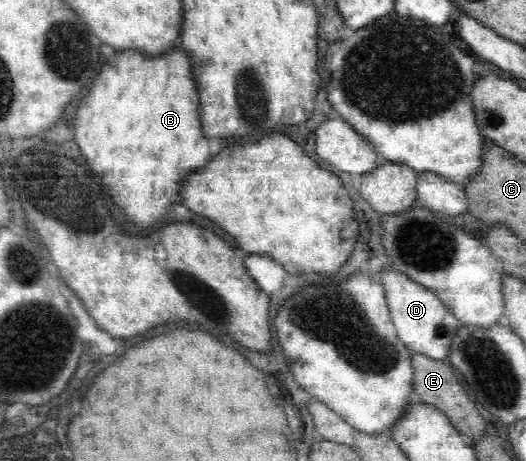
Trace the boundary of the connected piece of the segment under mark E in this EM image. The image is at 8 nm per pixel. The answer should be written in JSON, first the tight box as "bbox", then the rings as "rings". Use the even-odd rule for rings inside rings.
{"bbox":[411,354,489,440],"rings":[[[412,354],[411,368],[413,373],[411,392],[414,399],[437,407],[468,440],[476,439],[489,431],[488,422],[481,417],[477,406],[457,382],[457,373],[447,365],[445,360],[433,360],[423,354]]]}

